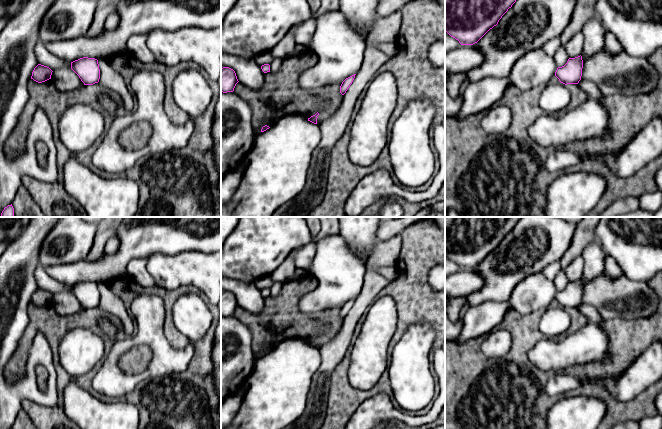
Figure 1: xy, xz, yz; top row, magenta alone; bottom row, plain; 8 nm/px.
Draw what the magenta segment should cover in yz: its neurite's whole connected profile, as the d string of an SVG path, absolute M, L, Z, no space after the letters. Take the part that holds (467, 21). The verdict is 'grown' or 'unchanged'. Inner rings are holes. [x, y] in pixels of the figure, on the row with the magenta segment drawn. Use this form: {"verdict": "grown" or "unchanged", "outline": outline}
{"verdict": "unchanged", "outline": "M445 0L445 32L461 45L473 45L498 24L515 2L516 0Z"}

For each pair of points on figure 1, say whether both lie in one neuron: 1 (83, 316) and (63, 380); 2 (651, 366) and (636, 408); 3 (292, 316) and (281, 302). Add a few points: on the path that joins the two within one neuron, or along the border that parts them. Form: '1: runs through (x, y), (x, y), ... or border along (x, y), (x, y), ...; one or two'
1: runs through (65, 325), (55, 335), (56, 362); one
2: border along (651, 384), (633, 398), (620, 401); two
3: runs through (289, 313), (284, 308), (284, 305); one

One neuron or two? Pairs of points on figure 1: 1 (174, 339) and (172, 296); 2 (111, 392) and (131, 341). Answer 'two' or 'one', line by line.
1: one
2: one

